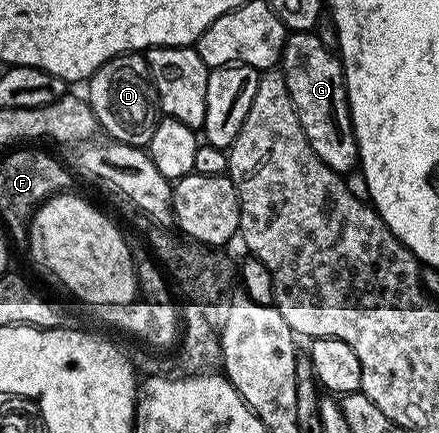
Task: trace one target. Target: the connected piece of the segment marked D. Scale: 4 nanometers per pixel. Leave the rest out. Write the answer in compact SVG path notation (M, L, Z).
M142 53L118 54L113 60L101 64L97 72L86 79L85 97L93 108L96 123L108 139L123 142L126 146L147 148L155 131L155 123L161 117L155 96L151 69Z

